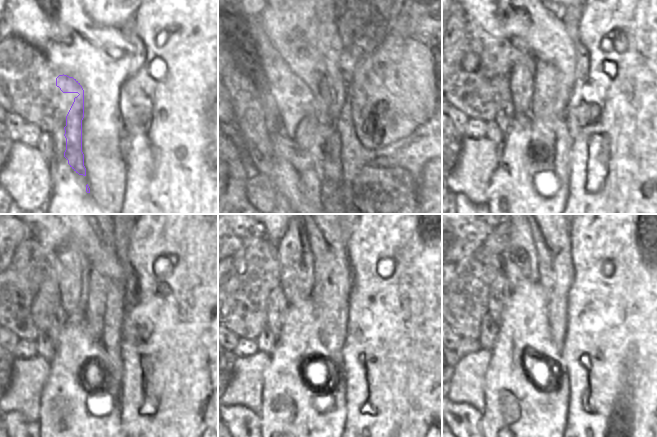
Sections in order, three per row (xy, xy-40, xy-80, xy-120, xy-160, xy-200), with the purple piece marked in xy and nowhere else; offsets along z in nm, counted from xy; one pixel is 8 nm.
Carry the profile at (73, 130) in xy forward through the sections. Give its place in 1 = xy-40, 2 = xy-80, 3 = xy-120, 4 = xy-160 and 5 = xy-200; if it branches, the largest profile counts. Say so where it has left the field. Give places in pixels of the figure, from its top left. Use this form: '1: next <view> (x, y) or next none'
1: next xy-40 (297, 82)
2: next xy-80 (521, 79)
3: next xy-120 (74, 280)
4: next xy-160 (296, 259)
5: next xy-200 (519, 260)

